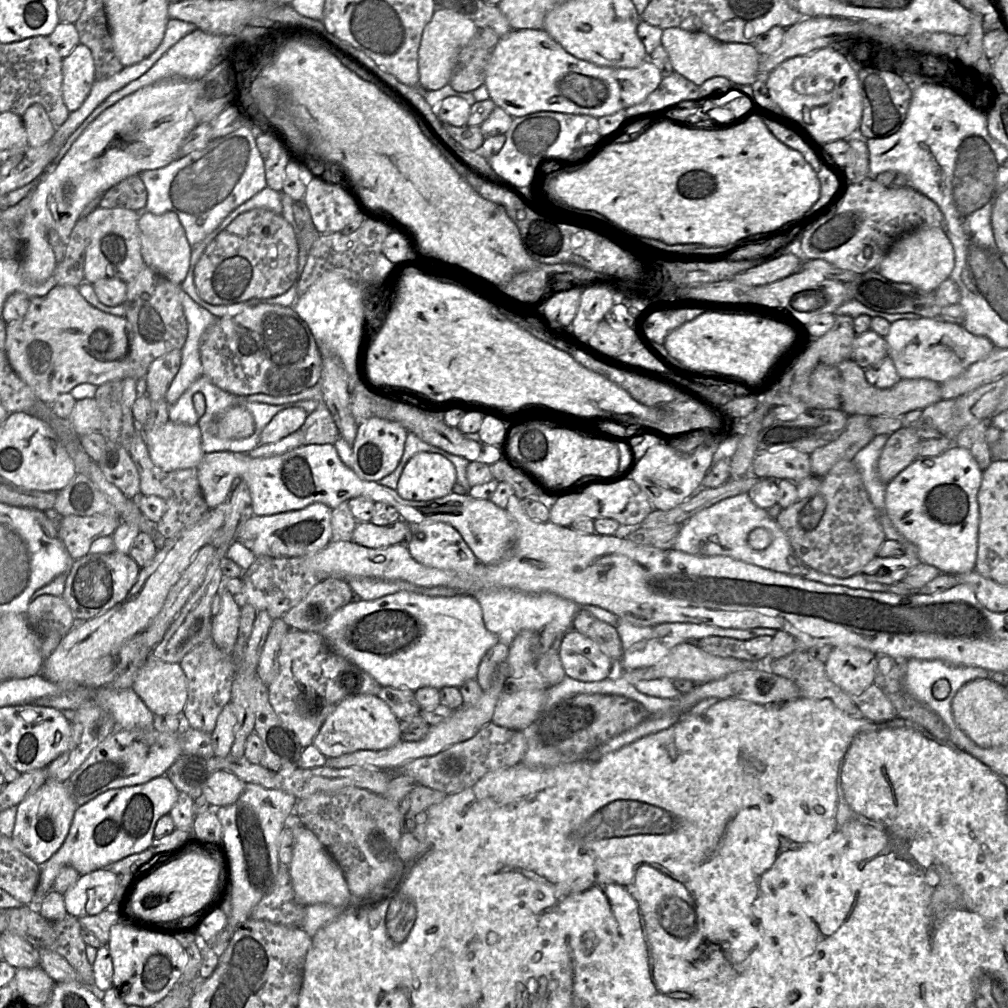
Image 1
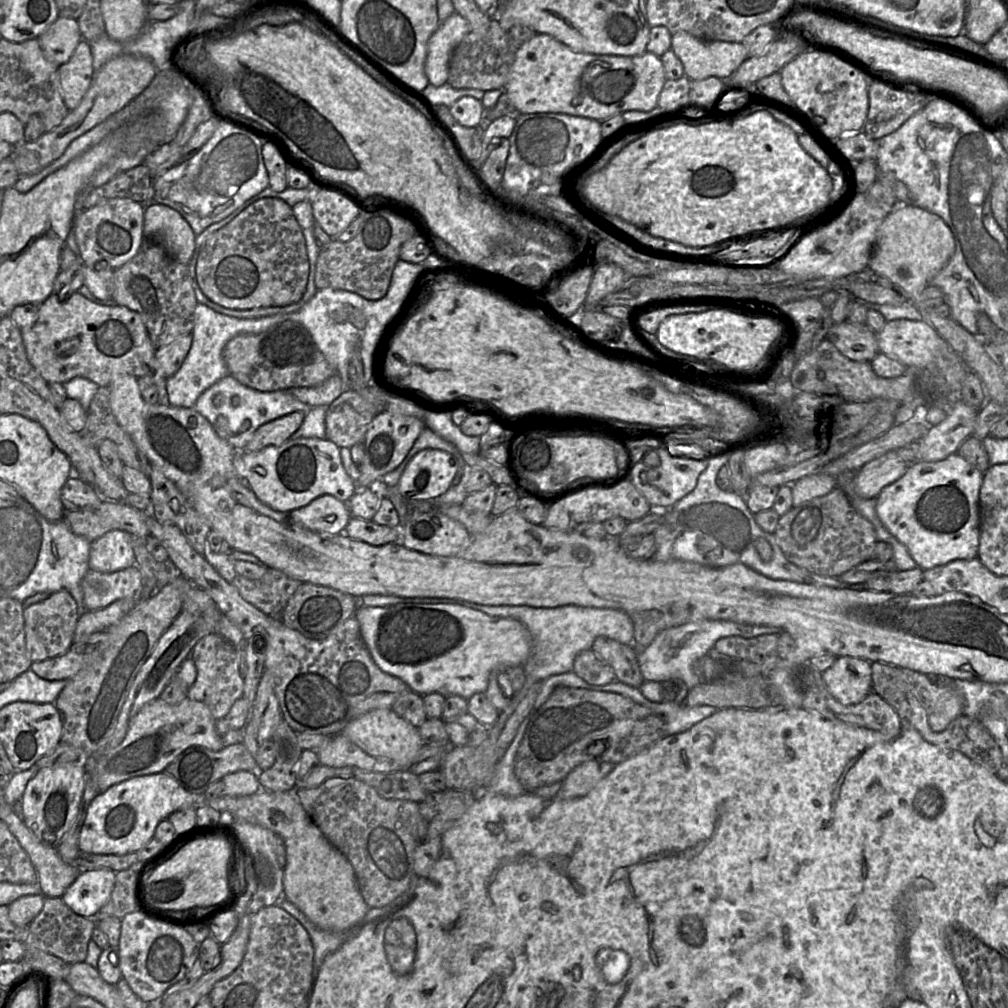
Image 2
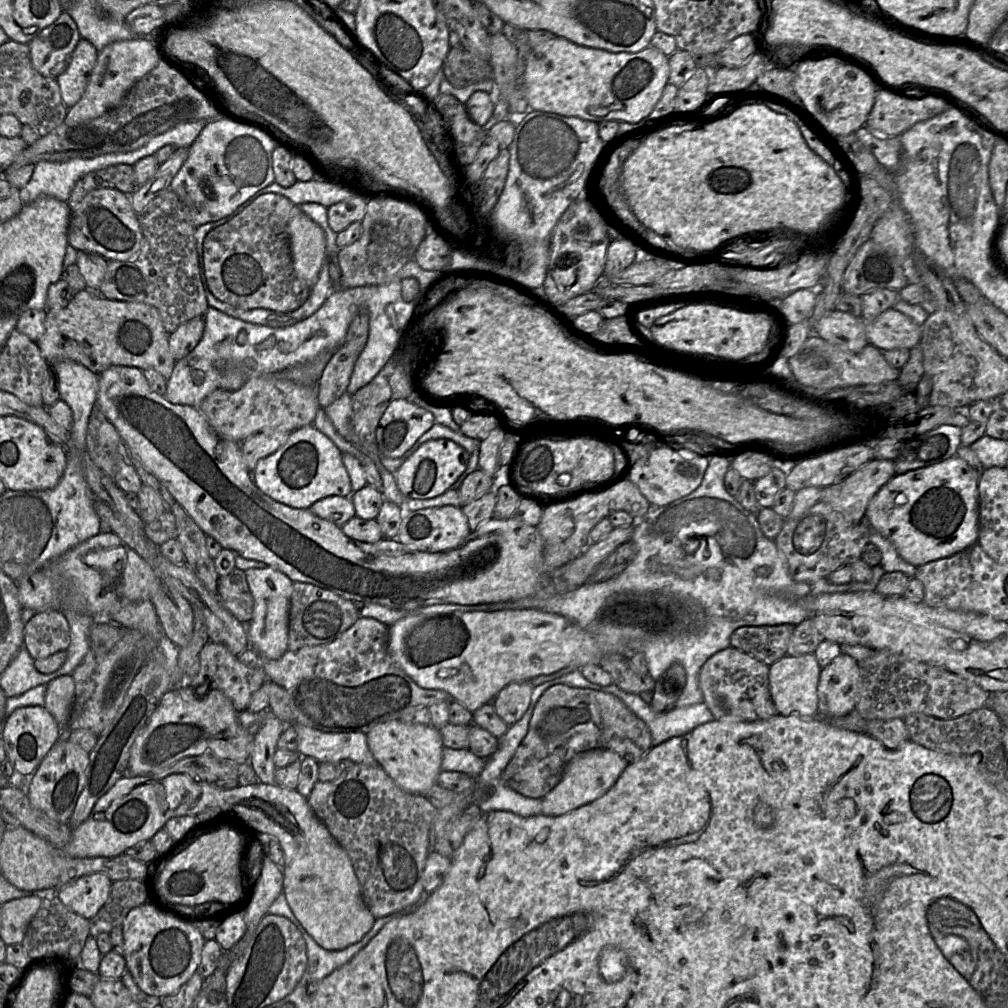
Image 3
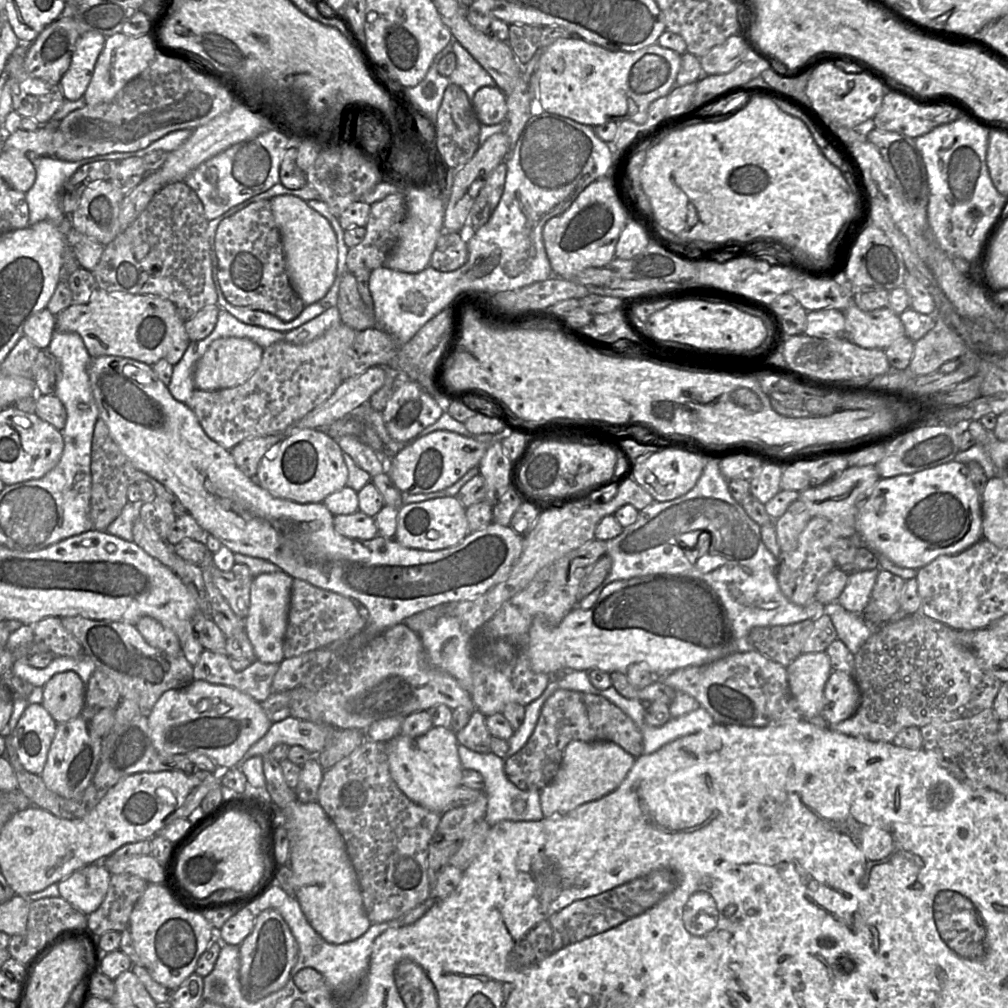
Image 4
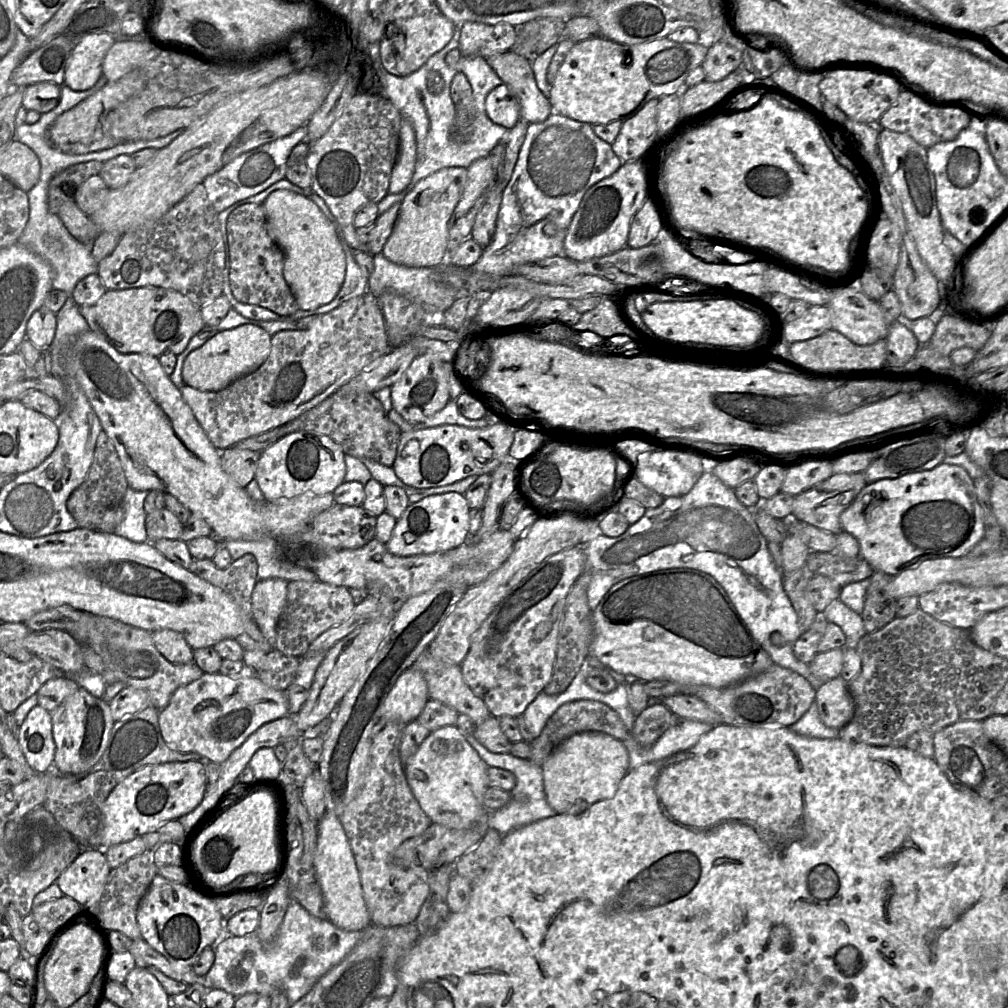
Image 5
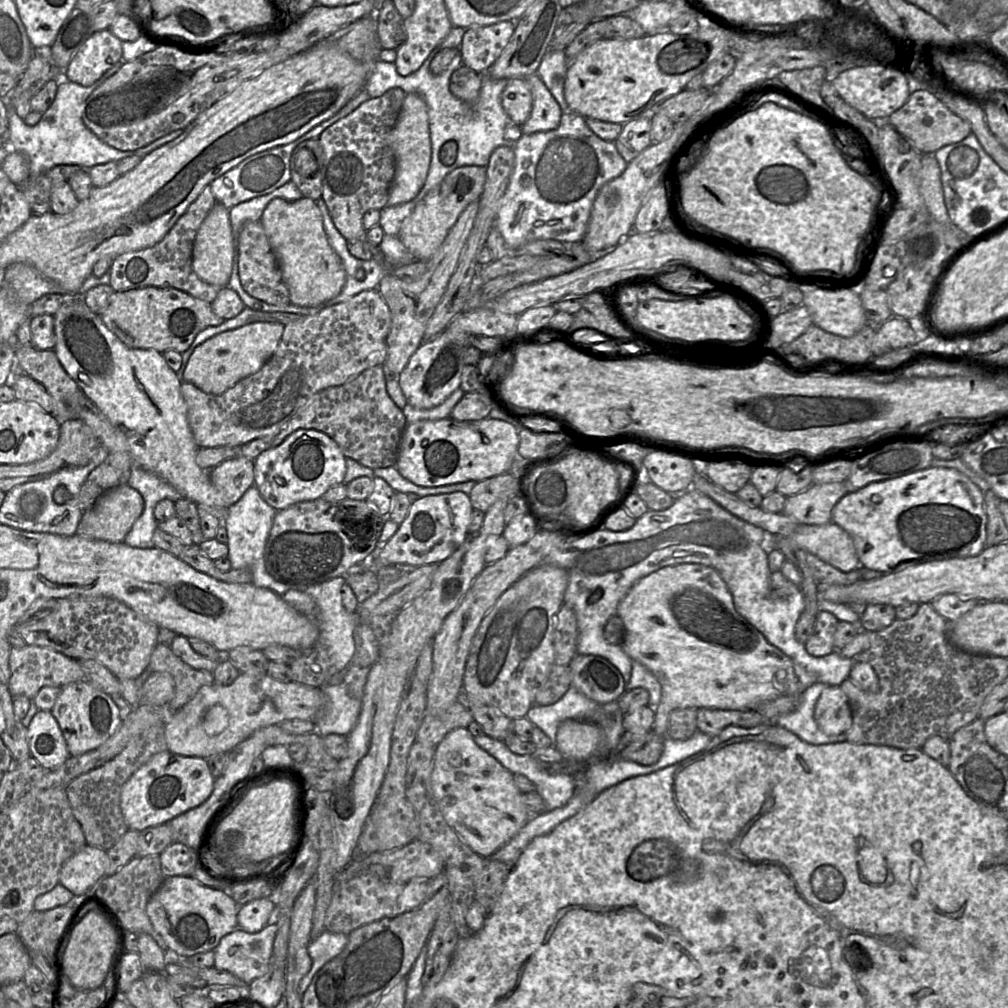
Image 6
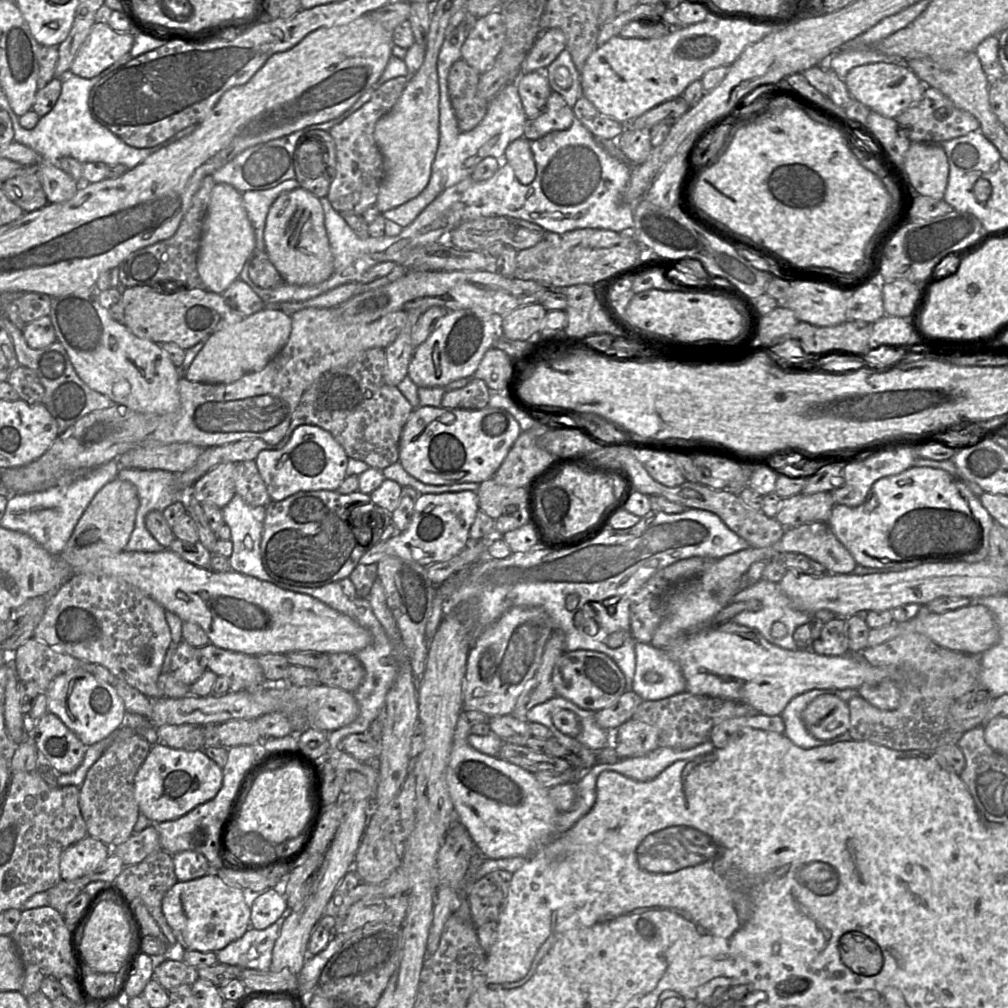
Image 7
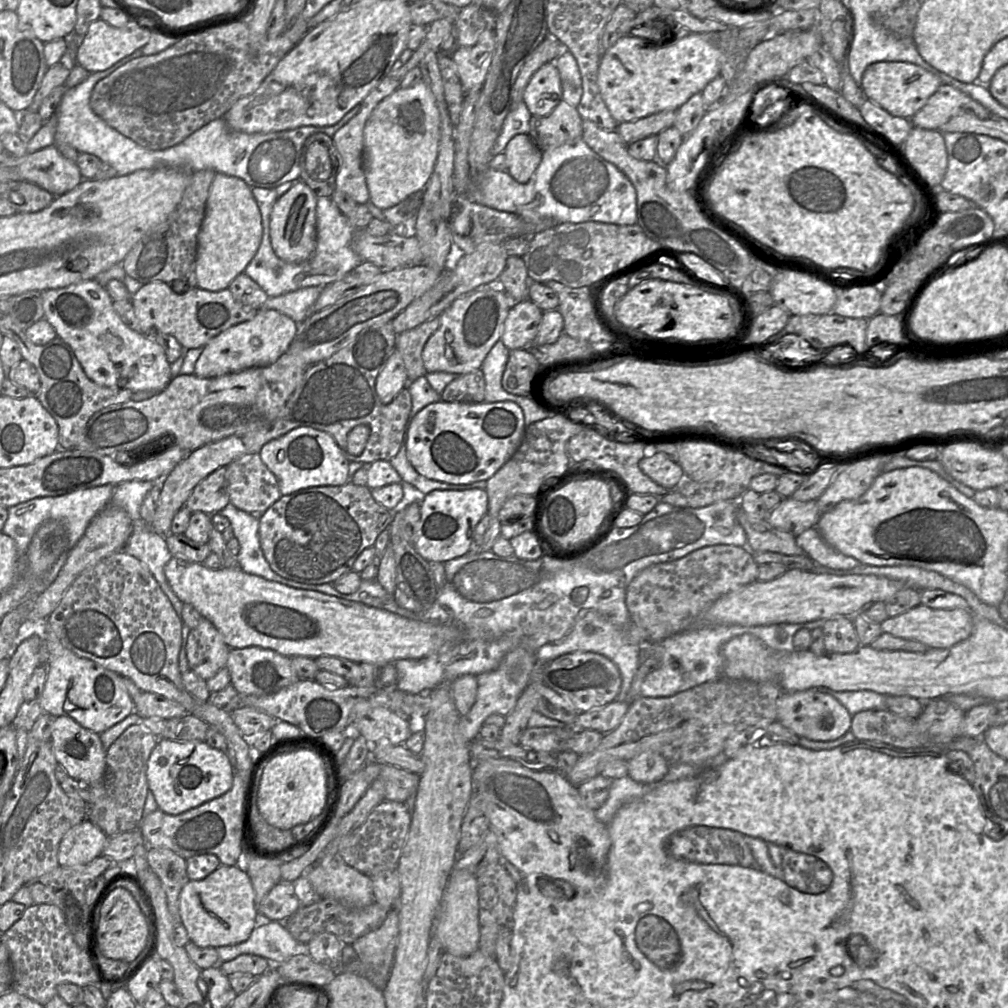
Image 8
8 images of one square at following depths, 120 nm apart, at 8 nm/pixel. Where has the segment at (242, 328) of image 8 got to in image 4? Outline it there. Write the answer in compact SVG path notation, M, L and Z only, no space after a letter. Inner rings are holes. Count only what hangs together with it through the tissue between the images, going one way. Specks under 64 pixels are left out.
M220 338L213 341L197 361L193 381L196 390L214 391L236 387L246 382L260 365L264 349L247 338Z

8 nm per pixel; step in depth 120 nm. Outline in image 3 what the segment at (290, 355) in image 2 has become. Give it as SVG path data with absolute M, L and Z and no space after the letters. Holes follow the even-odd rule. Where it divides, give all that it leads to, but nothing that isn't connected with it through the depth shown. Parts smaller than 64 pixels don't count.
M344 343L325 366L318 382L318 403L326 408L341 397L349 385L359 352Z

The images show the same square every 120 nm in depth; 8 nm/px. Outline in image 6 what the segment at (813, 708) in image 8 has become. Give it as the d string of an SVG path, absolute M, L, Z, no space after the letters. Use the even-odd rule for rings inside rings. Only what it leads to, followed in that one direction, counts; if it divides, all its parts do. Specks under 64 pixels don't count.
M829 685L820 694L814 710L819 729L825 734L845 733L852 724L852 710L840 686Z

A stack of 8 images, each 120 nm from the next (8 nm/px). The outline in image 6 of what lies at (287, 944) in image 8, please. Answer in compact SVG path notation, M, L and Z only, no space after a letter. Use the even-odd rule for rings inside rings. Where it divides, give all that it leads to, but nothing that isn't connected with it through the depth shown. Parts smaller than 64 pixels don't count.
M277 916L256 933L237 928L224 936L213 950L214 968L227 971L247 984L262 977L269 970L277 931Z

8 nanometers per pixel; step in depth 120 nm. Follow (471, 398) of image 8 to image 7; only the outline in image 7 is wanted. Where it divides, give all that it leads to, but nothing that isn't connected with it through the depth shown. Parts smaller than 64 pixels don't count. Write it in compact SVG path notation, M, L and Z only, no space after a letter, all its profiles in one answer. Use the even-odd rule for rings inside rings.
M471 378L465 387L446 392L442 398L441 407L480 410L488 406L489 398L490 389L485 382Z

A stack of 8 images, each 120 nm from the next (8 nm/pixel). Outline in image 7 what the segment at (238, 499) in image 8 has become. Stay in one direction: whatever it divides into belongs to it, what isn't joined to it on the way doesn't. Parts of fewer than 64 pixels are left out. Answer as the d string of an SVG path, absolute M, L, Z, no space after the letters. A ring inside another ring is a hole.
M251 460L233 464L235 464L234 480L236 494L241 496L244 502L250 506L266 507L271 502L271 499L255 461Z

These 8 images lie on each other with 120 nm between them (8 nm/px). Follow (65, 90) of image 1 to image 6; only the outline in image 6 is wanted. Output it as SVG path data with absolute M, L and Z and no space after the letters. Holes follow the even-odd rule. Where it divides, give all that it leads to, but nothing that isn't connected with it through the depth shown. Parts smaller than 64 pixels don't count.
M110 29L95 32L72 57L66 68L68 80L92 85L122 59L122 42Z

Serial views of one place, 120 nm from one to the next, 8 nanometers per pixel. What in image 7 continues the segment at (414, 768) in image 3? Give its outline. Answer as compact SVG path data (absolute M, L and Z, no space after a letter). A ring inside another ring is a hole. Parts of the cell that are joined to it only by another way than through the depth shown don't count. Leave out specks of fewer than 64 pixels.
M463 702L463 709L459 715L453 736L446 772L446 781L456 816L459 822L468 829L479 852L484 857L492 859L518 856L531 858L560 836L556 835L556 821L561 812L550 798L549 788L543 787L537 781L535 774L499 757L490 756L471 747L468 742L470 734L471 723L466 717Z

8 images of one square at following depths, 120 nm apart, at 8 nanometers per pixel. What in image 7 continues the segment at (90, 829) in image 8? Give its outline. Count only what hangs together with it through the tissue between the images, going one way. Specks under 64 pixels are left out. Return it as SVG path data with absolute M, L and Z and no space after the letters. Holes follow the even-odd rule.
M85 836L66 848L60 857L63 880L75 880L96 870L107 858L111 848L102 841Z

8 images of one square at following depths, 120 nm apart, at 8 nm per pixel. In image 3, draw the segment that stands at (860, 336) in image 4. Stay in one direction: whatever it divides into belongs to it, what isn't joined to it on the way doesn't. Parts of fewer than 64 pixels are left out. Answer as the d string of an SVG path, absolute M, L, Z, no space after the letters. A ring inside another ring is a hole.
M890 308L873 321L866 321L868 343L881 351L912 349L920 344L922 326L910 317Z

